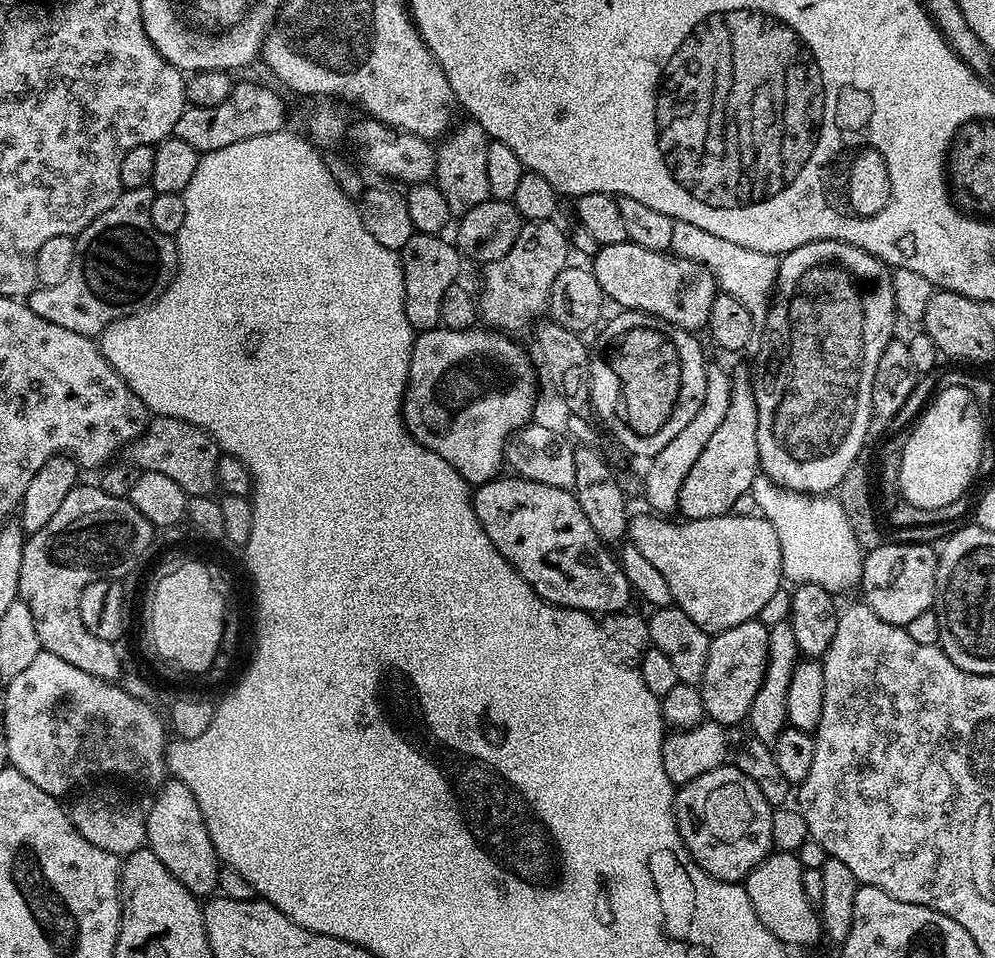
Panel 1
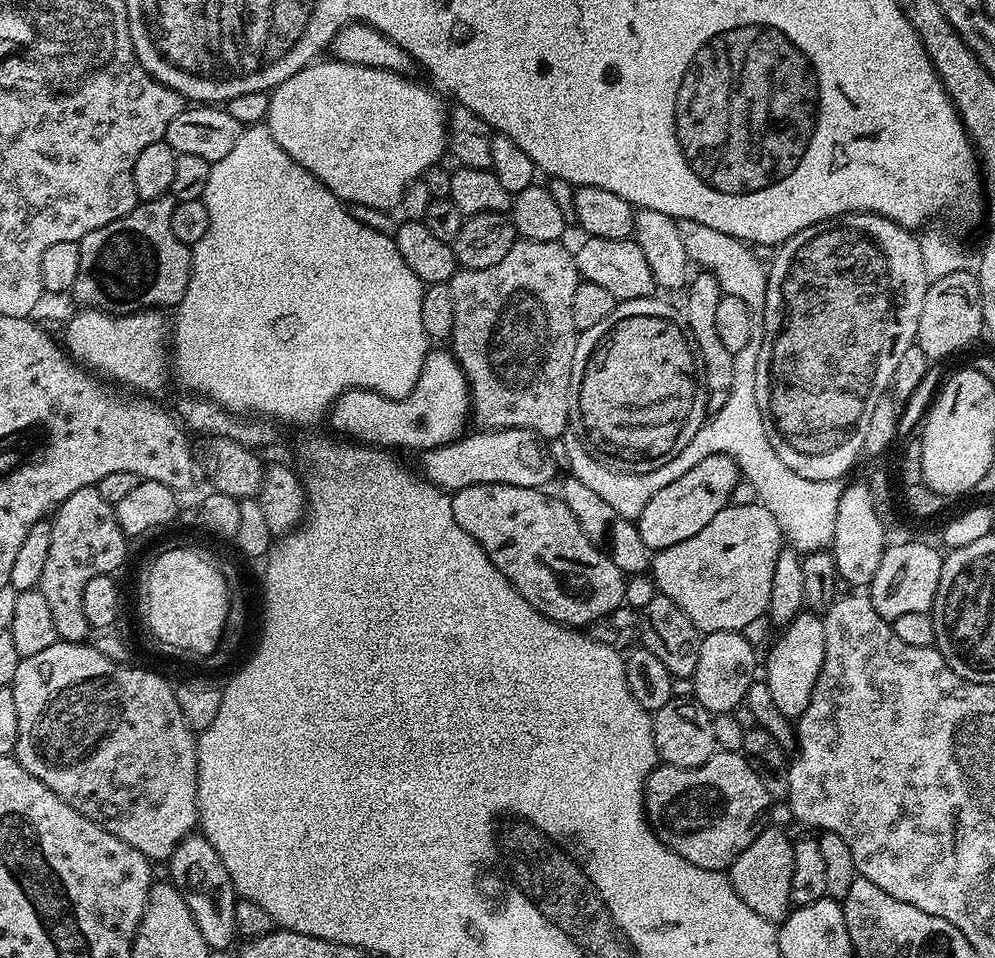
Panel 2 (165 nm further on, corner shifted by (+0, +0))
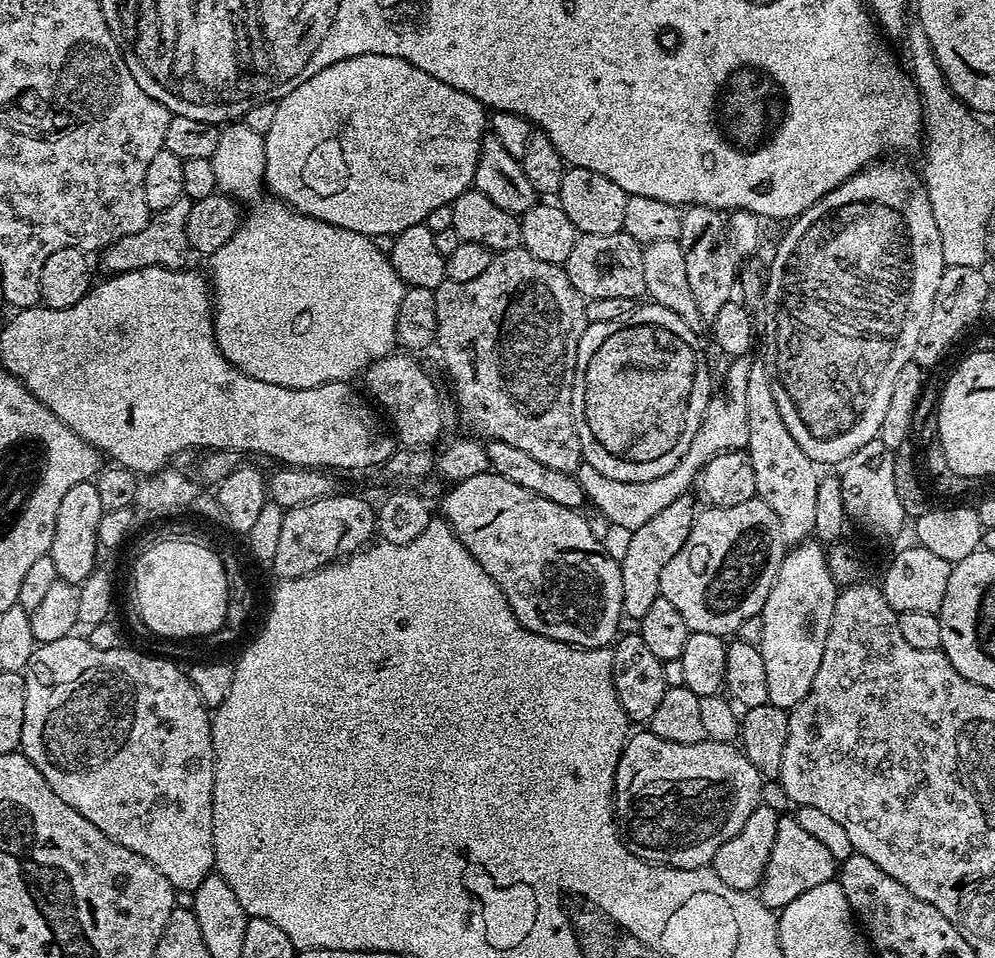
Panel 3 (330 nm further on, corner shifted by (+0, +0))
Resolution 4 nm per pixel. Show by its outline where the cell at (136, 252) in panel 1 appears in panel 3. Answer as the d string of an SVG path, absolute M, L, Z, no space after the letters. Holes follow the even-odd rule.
M185 198L174 202L174 206L166 206L166 210L149 215L146 226L138 230L138 234L126 234L126 238L118 238L110 247L99 253L100 264L105 273L117 274L133 272L143 268L182 268L189 262L190 249L186 238L186 218L190 218L192 201Z

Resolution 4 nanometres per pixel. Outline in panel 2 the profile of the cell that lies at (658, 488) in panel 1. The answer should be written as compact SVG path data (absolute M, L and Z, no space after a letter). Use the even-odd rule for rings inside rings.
M700 270L689 279L686 285L687 292L688 297L684 300L684 312L682 308L682 323L688 335L692 337L694 346L700 351L704 371L704 391L708 394L707 411L713 413L722 410L722 406L726 404L726 398L730 398L730 386L734 386L733 352L726 350L726 346L722 346L714 314L722 295L720 283L714 278L712 272Z

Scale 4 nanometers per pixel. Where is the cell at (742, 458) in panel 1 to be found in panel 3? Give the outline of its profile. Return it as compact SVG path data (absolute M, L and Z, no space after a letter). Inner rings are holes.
M691 495L679 496L674 498L674 502L670 502L670 506L666 506L666 510L654 514L650 522L631 529L629 536L632 537L624 548L624 556L619 557L625 617L633 616L633 621L639 622L646 610L650 610L650 605L659 598L662 570L666 570L666 562L670 562L670 558L674 558L678 550L682 550L686 538L690 538L690 530L697 515L697 501Z

